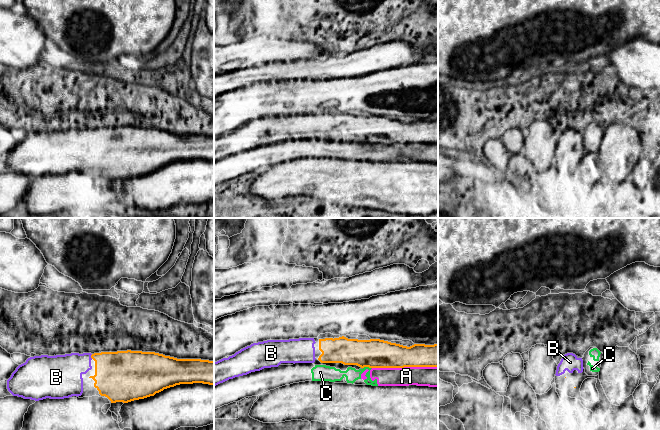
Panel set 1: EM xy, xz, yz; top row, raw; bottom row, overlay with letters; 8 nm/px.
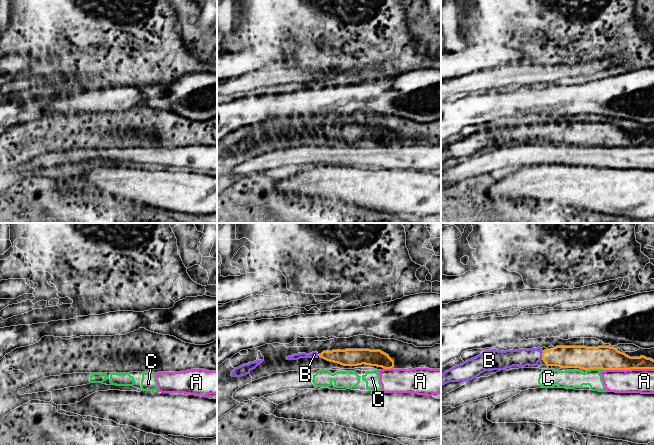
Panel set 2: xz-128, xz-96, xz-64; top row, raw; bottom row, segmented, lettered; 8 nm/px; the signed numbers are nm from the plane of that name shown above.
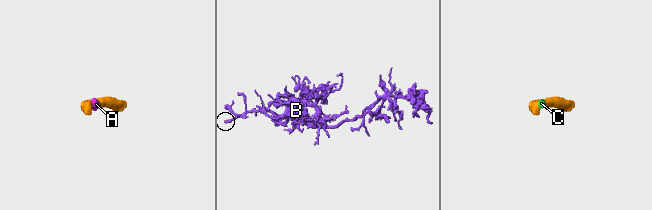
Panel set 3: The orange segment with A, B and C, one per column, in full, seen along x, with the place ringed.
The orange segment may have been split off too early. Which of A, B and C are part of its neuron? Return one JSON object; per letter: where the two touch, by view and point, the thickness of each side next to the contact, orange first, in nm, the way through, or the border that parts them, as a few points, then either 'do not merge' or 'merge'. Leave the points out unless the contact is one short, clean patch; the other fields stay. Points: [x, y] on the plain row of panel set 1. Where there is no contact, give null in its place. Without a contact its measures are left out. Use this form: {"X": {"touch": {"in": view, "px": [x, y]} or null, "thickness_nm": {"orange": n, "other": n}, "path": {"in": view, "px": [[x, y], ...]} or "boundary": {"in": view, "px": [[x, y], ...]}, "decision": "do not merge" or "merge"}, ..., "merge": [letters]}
{"A": {"touch": {"in": "xz", "px": [404, 142]}, "thickness_nm": {"orange": 240, "other": 160}, "decision": "do not merge"}, "B": {"touch": {"in": "xy", "px": [91, 132]}, "thickness_nm": {"orange": 360, "other": 280}, "decision": "merge"}, "C": {"touch": {"in": "xz", "px": [366, 142]}, "thickness_nm": {"orange": 240, "other": 110}, "boundary": {"in": "xz", "px": [[370, 143], [363, 144]]}, "decision": "do not merge"}, "merge": ["B"]}

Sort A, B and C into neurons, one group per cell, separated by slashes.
A C / B

